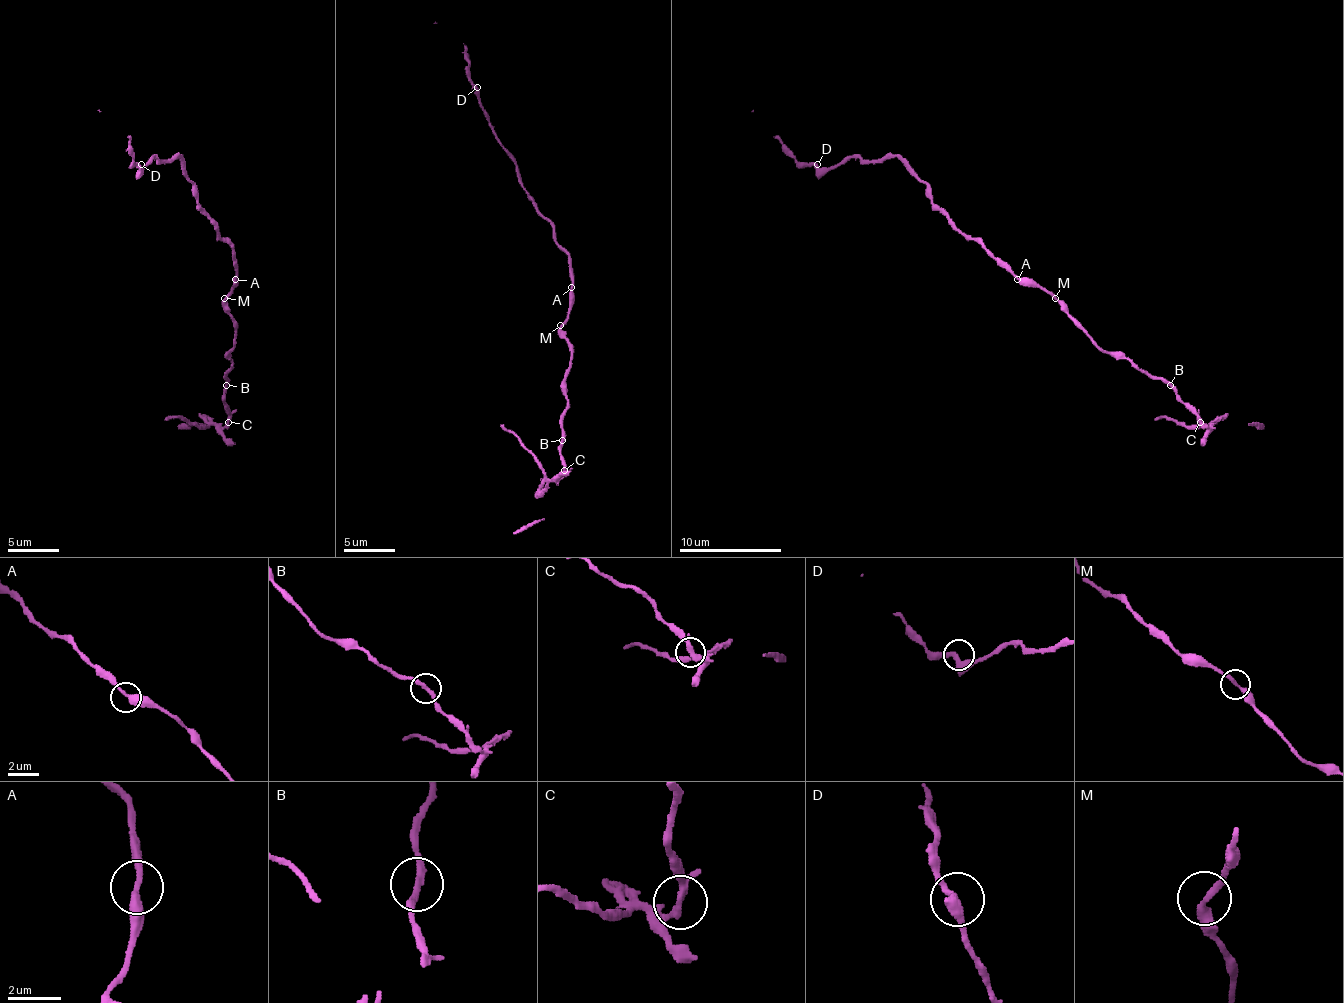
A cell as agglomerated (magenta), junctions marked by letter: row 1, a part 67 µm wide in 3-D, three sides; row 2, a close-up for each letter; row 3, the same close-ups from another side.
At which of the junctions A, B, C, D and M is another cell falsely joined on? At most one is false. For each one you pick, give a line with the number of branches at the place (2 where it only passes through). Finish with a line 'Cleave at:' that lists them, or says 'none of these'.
C: Branches: 3
Cleave at: C

